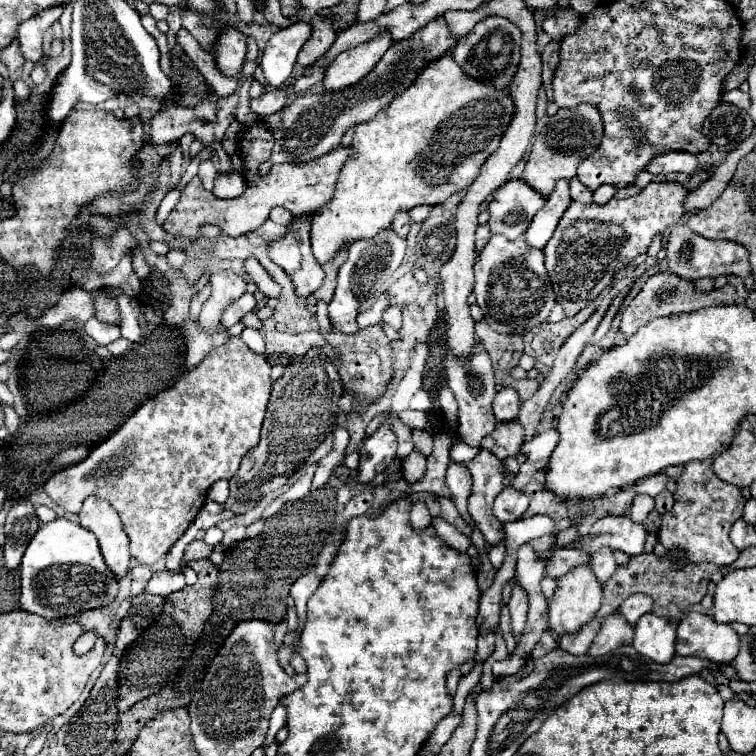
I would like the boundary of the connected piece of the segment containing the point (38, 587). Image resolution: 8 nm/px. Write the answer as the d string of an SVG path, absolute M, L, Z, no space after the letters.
M54 519L40 525L20 565L20 605L44 619L76 617L78 613L112 605L118 595L118 577L104 563L96 537L68 519Z

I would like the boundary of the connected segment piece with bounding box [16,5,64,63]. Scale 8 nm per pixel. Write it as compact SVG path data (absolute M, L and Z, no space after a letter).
M58 5L58 7L50 7L34 17L30 17L28 21L24 21L20 27L18 27L18 35L16 39L20 41L20 49L22 49L22 55L28 59L28 61L34 61L34 63L40 63L42 59L46 59L46 53L42 49L42 35L44 31L56 23L62 15L64 7Z

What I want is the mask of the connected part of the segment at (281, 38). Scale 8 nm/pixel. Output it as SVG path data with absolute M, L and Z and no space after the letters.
M296 21L270 37L260 61L260 67L270 85L280 87L286 83L286 79L294 69L296 55L310 37L312 37L312 25L306 21Z

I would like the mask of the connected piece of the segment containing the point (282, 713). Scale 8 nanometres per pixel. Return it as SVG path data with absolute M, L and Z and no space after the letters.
M278 705L276 709L274 709L274 713L272 713L272 717L270 717L270 729L268 729L268 737L266 737L266 741L264 741L264 749L270 745L270 743L274 743L276 741L276 733L282 729L286 725L286 709L282 707L282 705Z

